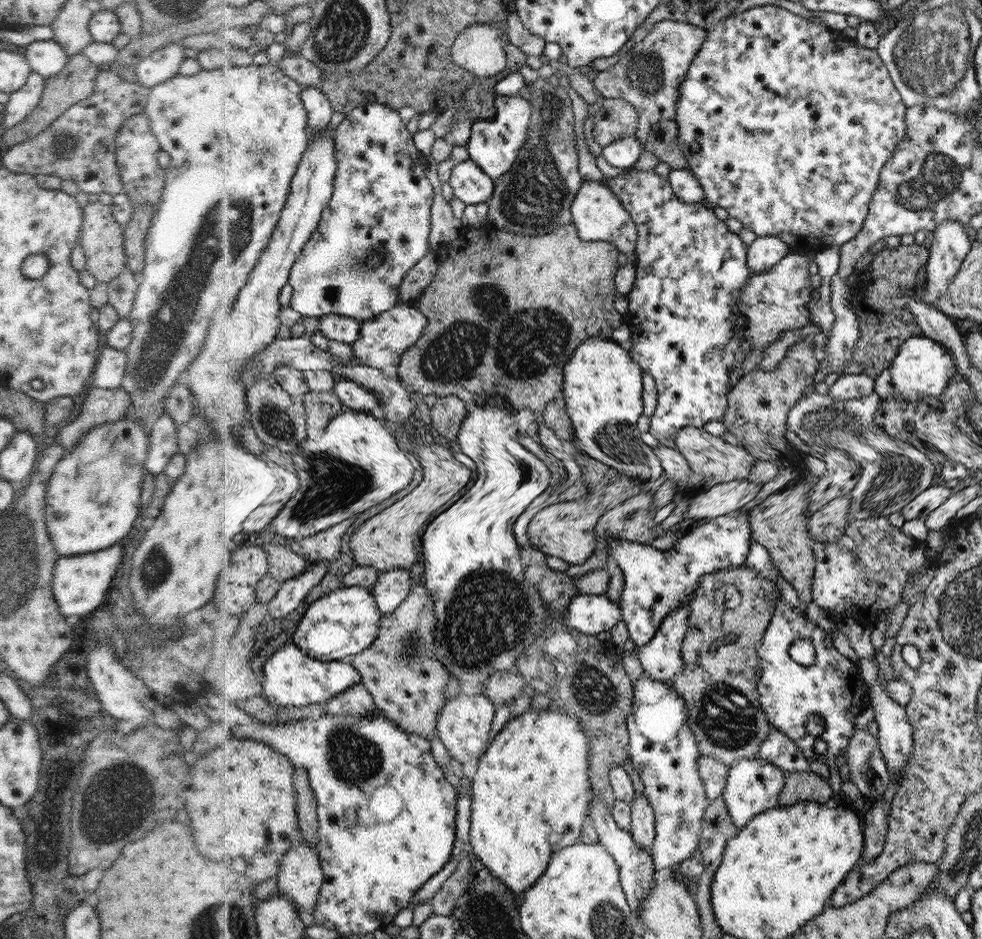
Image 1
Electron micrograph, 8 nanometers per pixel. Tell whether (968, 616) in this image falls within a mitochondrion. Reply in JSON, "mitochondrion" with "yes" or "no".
{"mitochondrion":"yes"}

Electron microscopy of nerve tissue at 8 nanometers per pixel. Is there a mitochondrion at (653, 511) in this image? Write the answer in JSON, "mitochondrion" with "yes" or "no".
{"mitochondrion":"no"}

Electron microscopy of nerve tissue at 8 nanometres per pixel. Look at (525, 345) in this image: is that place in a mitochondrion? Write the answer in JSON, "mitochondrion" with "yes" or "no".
{"mitochondrion":"yes"}

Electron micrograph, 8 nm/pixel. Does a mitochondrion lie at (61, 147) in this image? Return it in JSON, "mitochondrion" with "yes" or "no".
{"mitochondrion":"yes"}

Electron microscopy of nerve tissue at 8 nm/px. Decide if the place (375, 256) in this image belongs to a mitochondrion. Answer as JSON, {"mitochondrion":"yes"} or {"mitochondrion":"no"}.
{"mitochondrion":"yes"}

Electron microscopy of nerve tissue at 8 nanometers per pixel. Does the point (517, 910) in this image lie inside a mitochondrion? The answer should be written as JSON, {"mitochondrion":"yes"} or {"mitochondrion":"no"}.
{"mitochondrion":"no"}

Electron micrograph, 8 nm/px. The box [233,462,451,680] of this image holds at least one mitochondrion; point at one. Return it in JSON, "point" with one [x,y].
{"point":[414,641]}

